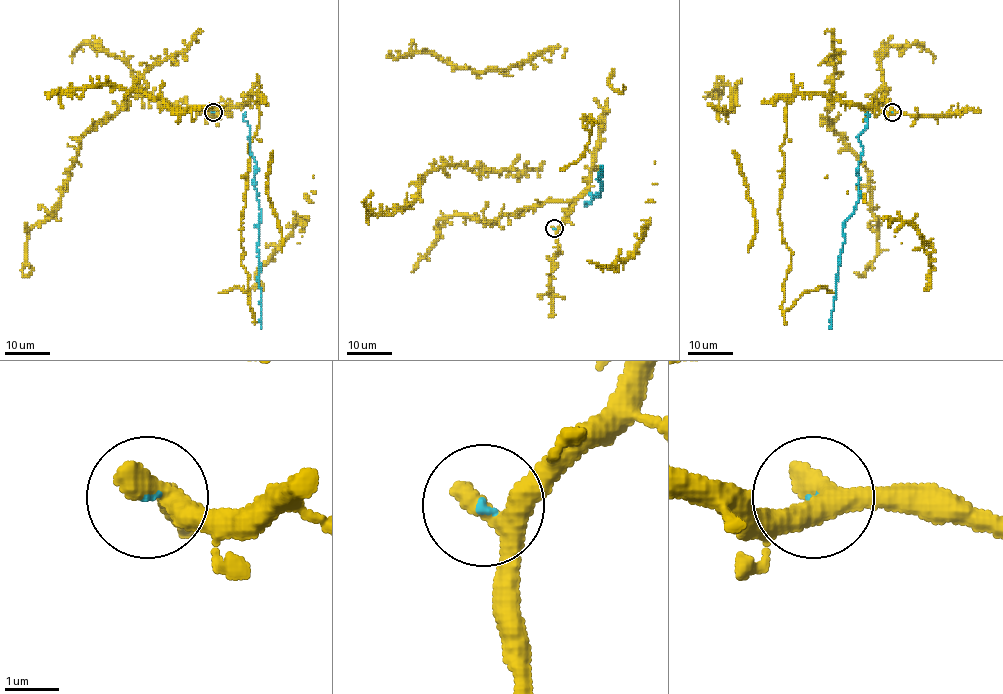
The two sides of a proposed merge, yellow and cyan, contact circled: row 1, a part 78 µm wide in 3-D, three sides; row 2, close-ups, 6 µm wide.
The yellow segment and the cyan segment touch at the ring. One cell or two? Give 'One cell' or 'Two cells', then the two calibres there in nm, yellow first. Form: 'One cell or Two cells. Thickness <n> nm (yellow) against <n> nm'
One cell. Thickness 420 nm (yellow) against 70 nm

